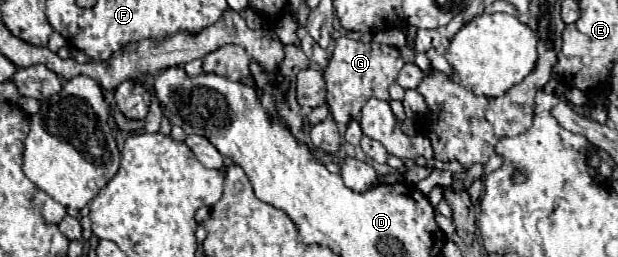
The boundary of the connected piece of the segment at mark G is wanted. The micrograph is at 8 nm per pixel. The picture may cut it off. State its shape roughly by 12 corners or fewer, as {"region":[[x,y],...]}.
{"region":[[341,37],[325,69],[327,107],[349,125],[389,101],[399,49]]}

